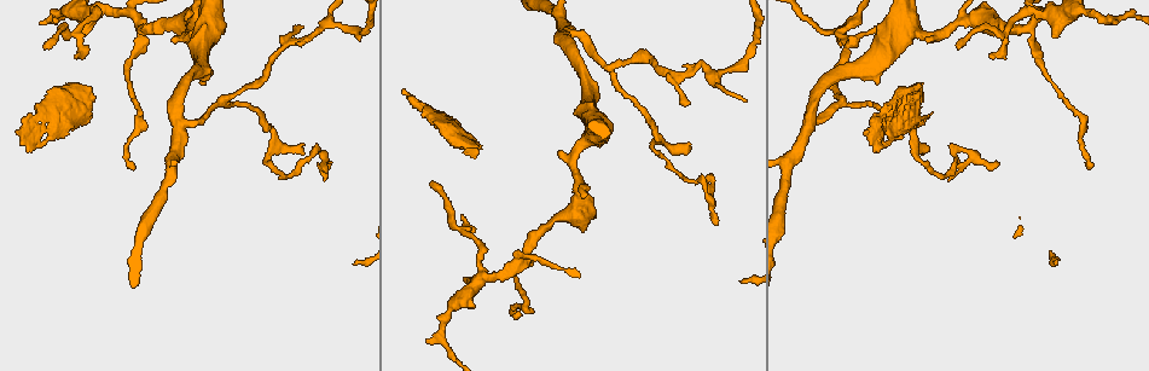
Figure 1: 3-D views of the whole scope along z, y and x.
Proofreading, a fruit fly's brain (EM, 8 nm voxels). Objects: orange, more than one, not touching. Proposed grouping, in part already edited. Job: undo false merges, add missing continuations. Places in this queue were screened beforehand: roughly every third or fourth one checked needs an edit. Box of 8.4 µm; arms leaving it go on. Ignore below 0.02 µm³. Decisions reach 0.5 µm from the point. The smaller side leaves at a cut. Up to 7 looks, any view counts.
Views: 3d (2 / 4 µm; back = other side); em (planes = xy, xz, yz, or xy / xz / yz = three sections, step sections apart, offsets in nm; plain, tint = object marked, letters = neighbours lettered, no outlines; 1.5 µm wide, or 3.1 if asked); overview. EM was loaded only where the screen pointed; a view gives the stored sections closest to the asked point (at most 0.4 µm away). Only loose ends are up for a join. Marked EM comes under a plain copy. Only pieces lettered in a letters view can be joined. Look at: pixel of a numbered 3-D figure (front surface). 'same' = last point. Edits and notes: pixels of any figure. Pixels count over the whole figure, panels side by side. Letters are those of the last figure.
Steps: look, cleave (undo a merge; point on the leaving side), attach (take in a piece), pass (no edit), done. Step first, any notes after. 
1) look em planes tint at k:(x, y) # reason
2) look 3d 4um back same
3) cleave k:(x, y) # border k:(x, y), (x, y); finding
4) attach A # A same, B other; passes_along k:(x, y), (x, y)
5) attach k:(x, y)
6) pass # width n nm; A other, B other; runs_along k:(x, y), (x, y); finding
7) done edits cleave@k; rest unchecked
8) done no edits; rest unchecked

look 3d 4um back at 1:(445, 327) # sudden change in width

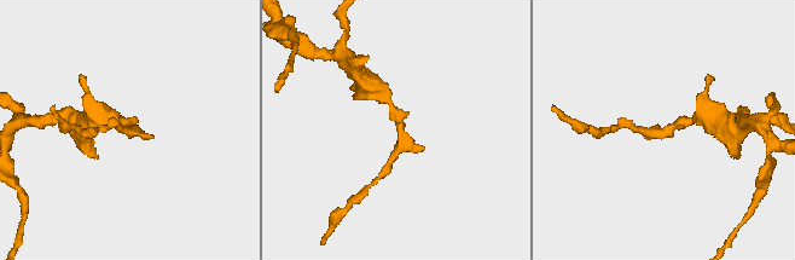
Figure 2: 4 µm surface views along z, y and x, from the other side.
look em xy step 4 tint at 2:(400, 127) # now the EM

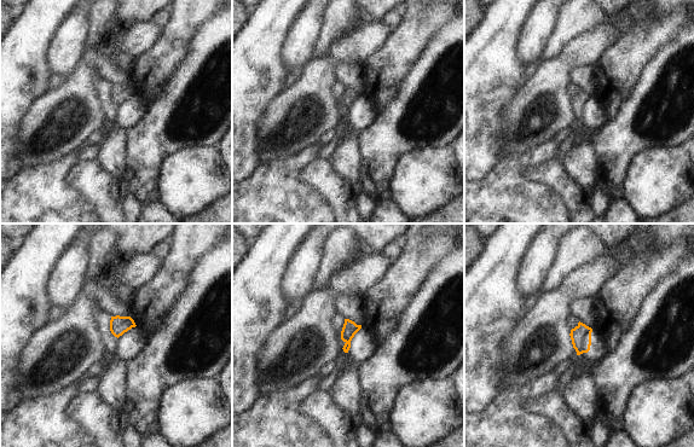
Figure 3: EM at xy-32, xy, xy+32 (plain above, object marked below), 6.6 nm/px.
look em xy step 4 letters same

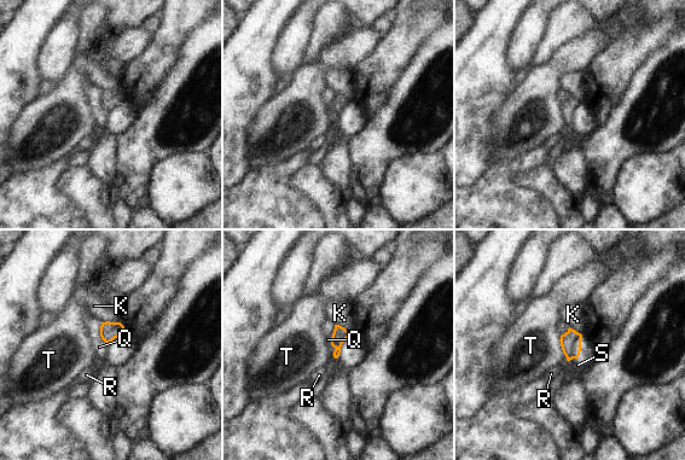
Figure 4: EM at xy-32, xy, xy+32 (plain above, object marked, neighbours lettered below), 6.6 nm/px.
pass # K other, Q other, R other, S other, T other; continuous, no second neuron

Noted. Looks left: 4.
look 3d 4um back at 1:(525, 253) # four or more arms meet

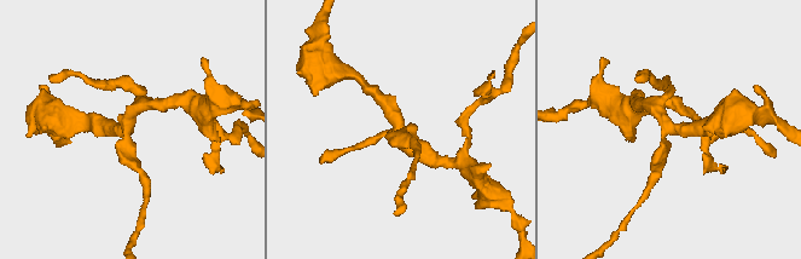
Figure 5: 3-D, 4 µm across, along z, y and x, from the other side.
look em planes letters at 5:(395, 126) # arms 4

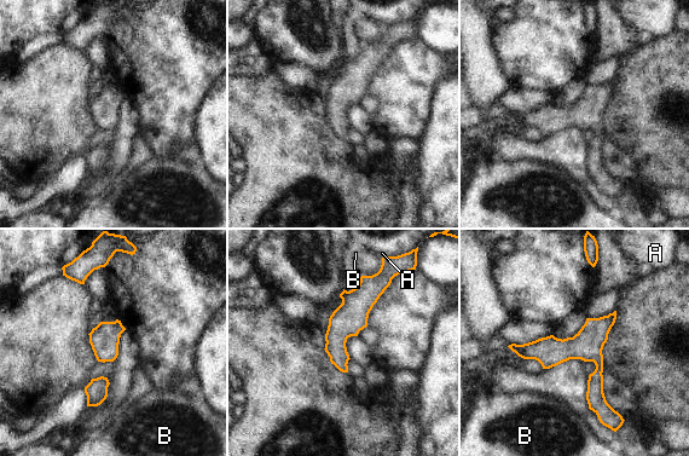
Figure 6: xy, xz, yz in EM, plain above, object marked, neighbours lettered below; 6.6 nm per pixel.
pass # longest_contact B 130 nm; A other, B other; border 6:(380, 270), (371, 275), (362, 276); continuous, no second neuron

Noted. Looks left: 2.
look 3d 4um at 1:(74, 57)

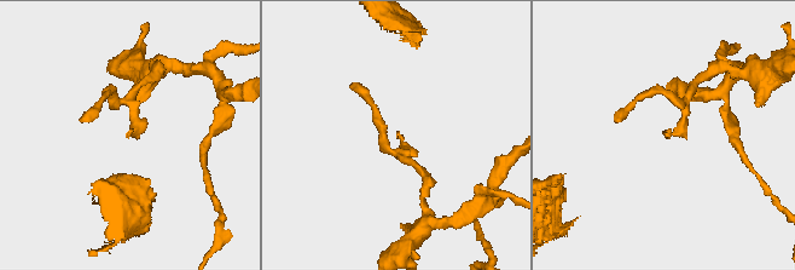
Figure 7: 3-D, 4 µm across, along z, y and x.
look em planes letters at 7:(662, 132) # need the tissue

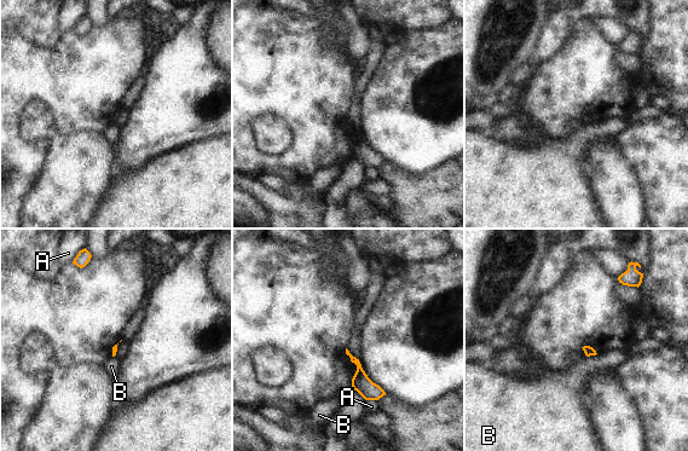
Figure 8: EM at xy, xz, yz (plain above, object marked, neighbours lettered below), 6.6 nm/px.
pass # A other, B other; border 8:(596, 353), (587, 357); none of them fits

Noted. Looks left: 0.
done no edits; rest unchecked

